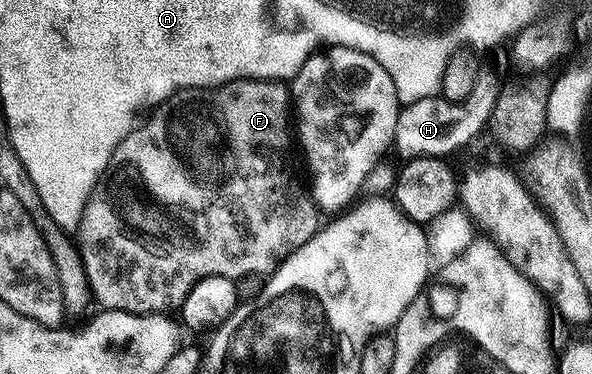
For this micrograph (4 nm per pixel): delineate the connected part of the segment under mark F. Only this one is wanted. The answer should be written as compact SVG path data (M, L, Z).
M231 80L214 88L185 88L175 92L150 113L147 121L132 128L131 132L117 146L111 155L105 175L95 185L90 200L83 211L83 218L77 229L77 247L83 253L83 265L87 281L91 283L91 294L103 303L107 310L122 312L170 313L170 308L182 309L185 298L201 278L220 276L242 281L242 276L270 274L279 264L293 254L321 228L321 209L315 202L308 181L295 173L295 160L291 157L293 148L293 101L288 85L282 80Z

